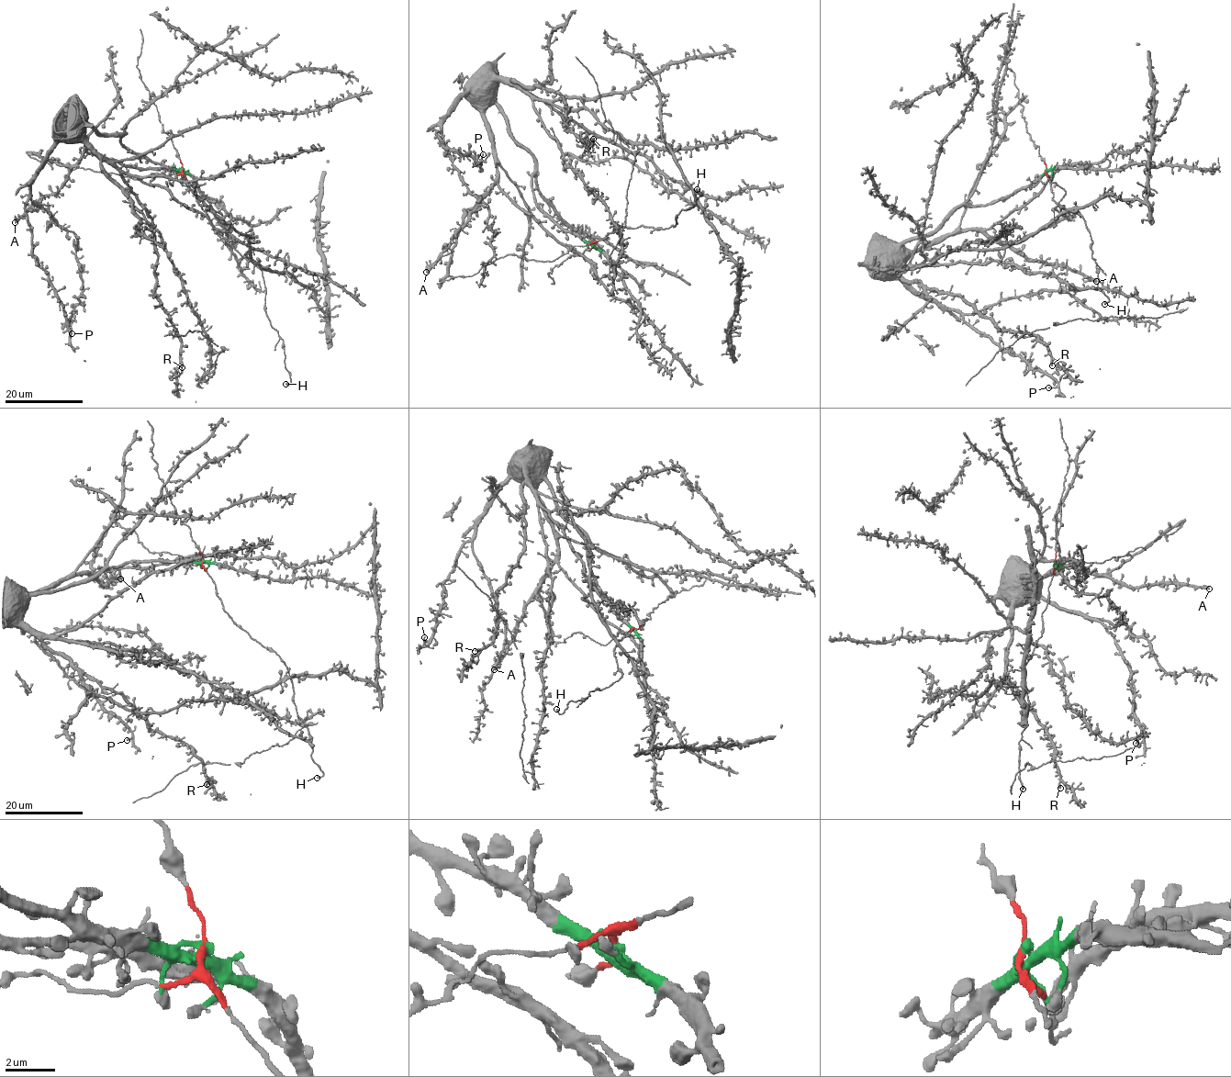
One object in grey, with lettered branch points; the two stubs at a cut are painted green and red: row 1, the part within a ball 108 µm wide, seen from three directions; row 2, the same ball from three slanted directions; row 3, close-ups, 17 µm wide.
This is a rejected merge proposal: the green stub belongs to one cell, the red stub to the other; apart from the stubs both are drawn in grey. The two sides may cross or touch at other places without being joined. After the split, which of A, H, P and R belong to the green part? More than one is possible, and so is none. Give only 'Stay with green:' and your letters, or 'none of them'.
Stay with green: A, P, R

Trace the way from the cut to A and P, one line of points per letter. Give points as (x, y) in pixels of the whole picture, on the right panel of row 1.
A: (1046, 169), (1004, 196), (957, 206), (934, 230), (900, 247), (916, 250), (984, 230), (1028, 257), (1096, 281)
P: (1046, 169), (1004, 196), (957, 206), (934, 230), (905, 240), (900, 275), (1057, 382), (1048, 387)

